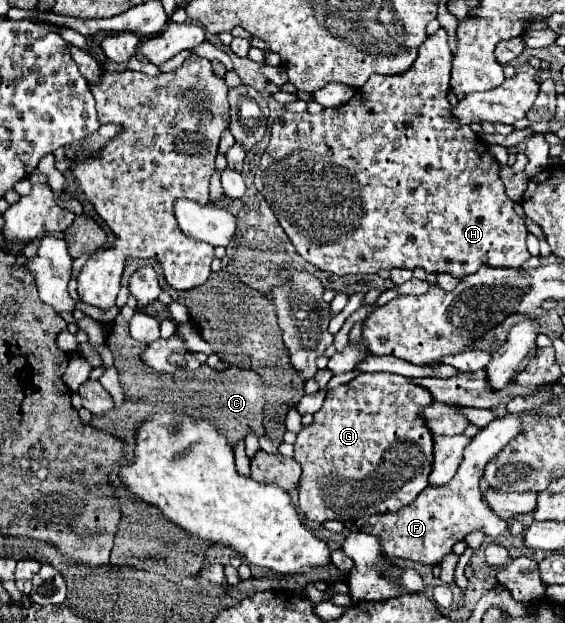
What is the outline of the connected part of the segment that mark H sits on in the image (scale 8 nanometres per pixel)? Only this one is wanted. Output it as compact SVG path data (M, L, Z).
M440 28L434 36L428 36L428 40L418 48L418 58L412 64L412 68L398 76L382 76L372 74L368 82L356 90L356 96L352 96L346 104L336 108L324 108L320 114L284 114L282 118L274 120L274 126L270 130L270 142L266 152L260 158L260 164L254 174L254 184L258 192L266 198L272 212L276 214L280 226L292 240L294 248L300 252L300 256L314 264L320 270L334 272L340 276L346 274L376 274L380 268L410 268L416 266L424 268L426 272L450 272L452 276L466 276L476 272L480 266L500 266L500 268L520 268L528 258L530 252L526 248L526 224L516 214L514 202L506 196L504 184L500 180L500 164L490 154L488 146L480 142L478 134L472 132L470 126L464 126L458 122L458 118L452 116L452 108L448 102L450 92L450 70L452 70L452 52L448 48L448 36L446 30Z

